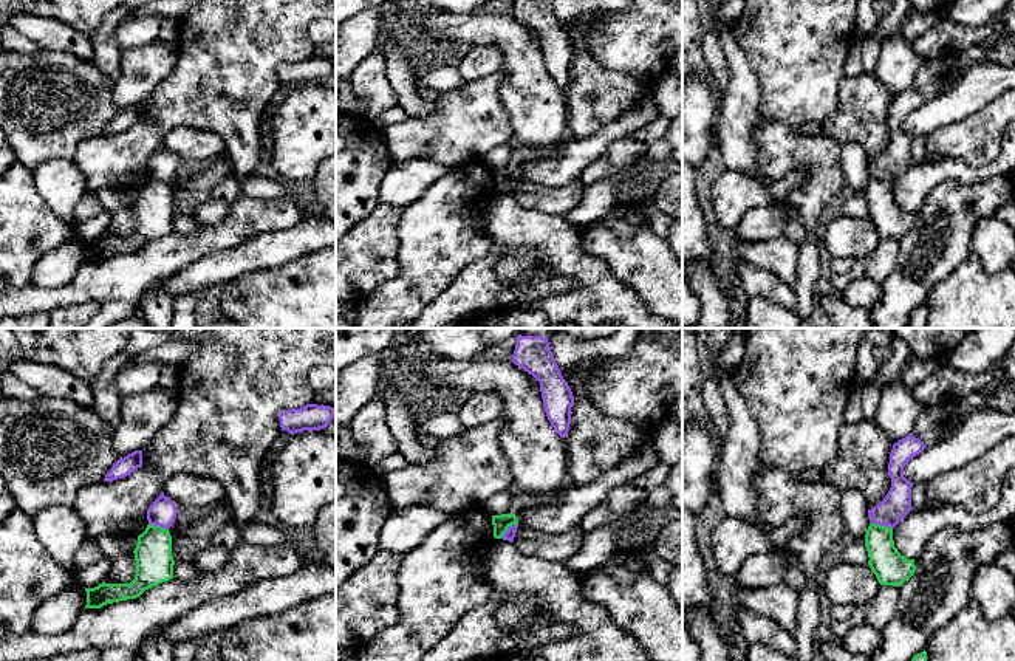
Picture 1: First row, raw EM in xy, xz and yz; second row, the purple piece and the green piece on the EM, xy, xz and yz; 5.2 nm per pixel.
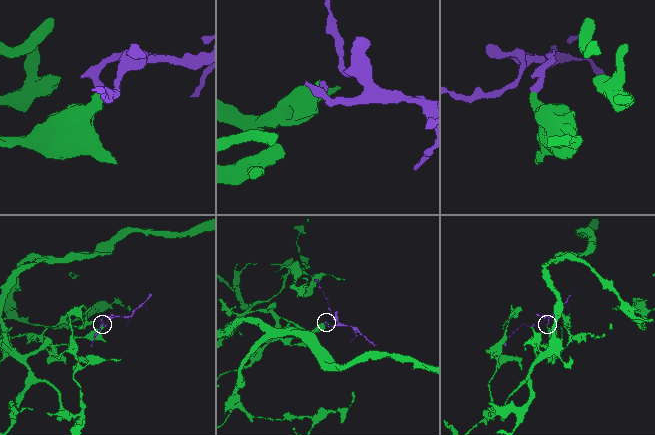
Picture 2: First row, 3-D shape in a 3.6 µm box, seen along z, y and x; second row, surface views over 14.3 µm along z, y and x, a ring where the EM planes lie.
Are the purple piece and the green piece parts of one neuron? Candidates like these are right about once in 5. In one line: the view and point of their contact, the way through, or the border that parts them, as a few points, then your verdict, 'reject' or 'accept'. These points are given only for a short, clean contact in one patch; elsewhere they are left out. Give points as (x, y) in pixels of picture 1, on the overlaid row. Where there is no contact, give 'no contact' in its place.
contact yz (882, 525); border yz (871, 522), (891, 528); reject

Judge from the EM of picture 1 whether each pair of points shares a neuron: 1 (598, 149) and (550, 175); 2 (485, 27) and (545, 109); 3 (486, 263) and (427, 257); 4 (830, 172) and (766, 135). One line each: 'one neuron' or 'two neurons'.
1: one neuron
2: one neuron
3: two neurons
4: one neuron

